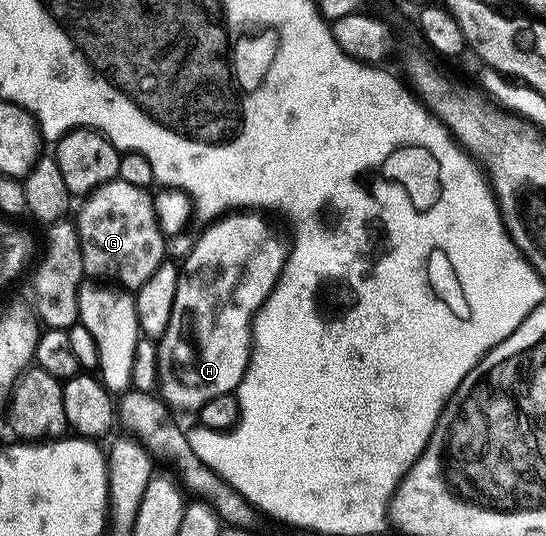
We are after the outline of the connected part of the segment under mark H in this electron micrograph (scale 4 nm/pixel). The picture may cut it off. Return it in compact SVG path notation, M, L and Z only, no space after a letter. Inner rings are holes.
M236 209L231 213L225 213L209 222L208 227L196 239L196 244L188 251L184 263L180 267L180 276L178 277L178 293L174 297L174 309L170 315L170 325L166 327L166 333L161 335L158 340L158 355L161 359L158 369L158 379L164 383L164 395L162 399L169 408L181 407L184 411L199 412L202 405L206 405L206 401L210 401L214 397L222 397L223 395L231 395L236 388L240 386L242 377L248 368L248 362L252 356L252 321L256 314L260 311L260 307L270 297L270 293L276 287L276 282L280 280L280 275L284 272L284 266L288 260L289 244L280 240L280 235L263 219L263 214L257 213L252 209Z

